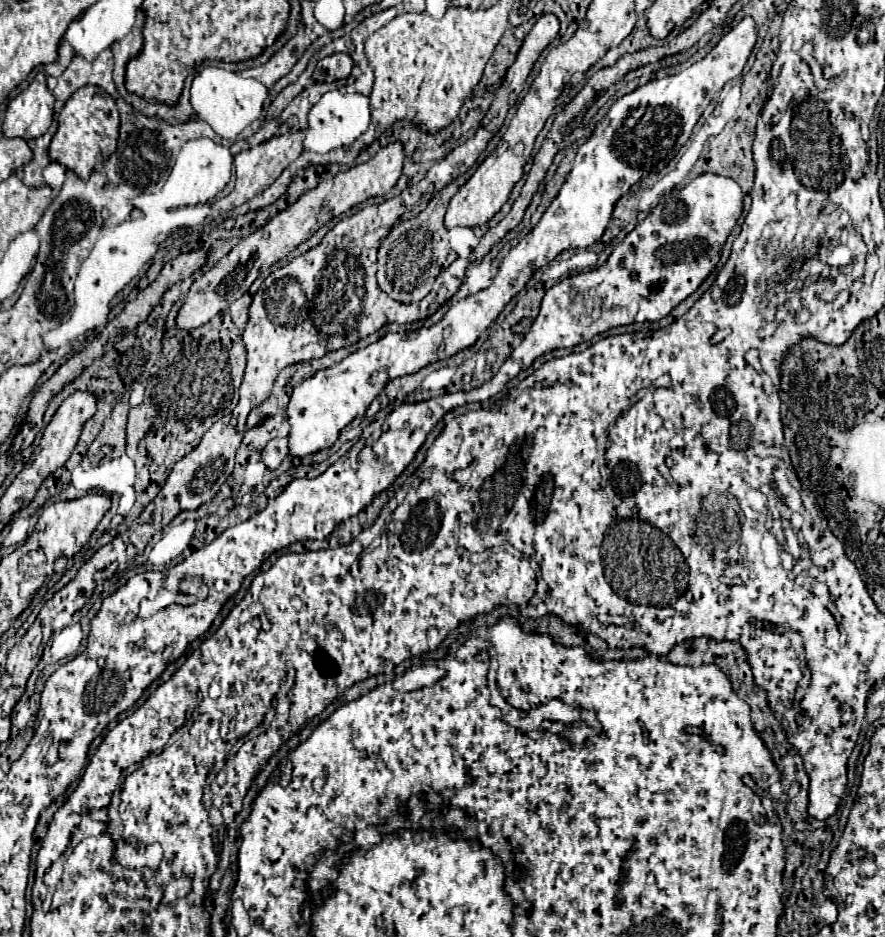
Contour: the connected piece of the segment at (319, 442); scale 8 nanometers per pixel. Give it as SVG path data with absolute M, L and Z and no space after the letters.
M744 17L704 59L696 61L692 67L662 79L652 79L620 97L596 125L590 139L580 145L572 171L568 173L560 193L550 203L540 223L514 249L510 249L488 289L454 303L436 325L420 327L408 333L386 333L376 343L354 351L328 369L318 371L294 389L288 403L290 453L304 457L332 447L340 431L356 415L366 413L372 399L390 379L416 373L428 363L446 359L474 345L488 325L504 311L506 303L528 283L536 269L548 265L566 249L586 249L594 245L602 237L616 201L628 193L634 183L642 181L650 173L662 171L676 157L714 95L742 73L756 45L756 37L754 19Z

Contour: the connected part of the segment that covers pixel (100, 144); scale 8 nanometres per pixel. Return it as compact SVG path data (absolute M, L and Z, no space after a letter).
M80 87L64 105L58 117L58 131L48 147L50 159L74 171L80 179L88 179L96 165L102 165L116 149L120 129L118 107L114 99L100 87Z

